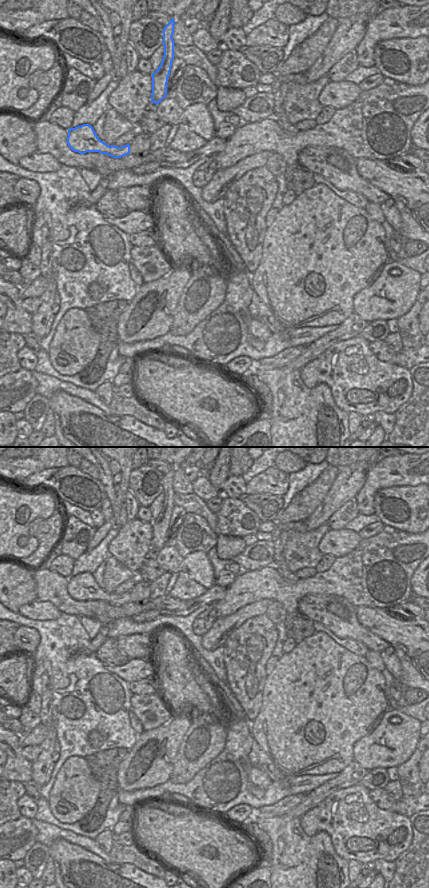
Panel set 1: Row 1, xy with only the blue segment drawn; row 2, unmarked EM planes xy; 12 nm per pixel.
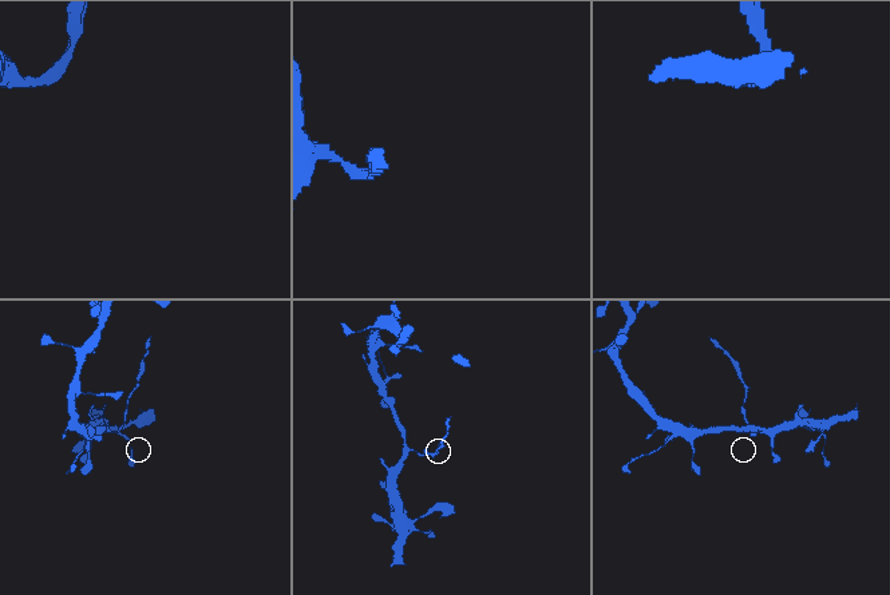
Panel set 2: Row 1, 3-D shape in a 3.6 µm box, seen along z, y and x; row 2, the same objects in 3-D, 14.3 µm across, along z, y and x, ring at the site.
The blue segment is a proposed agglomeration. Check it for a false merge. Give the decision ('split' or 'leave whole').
split

